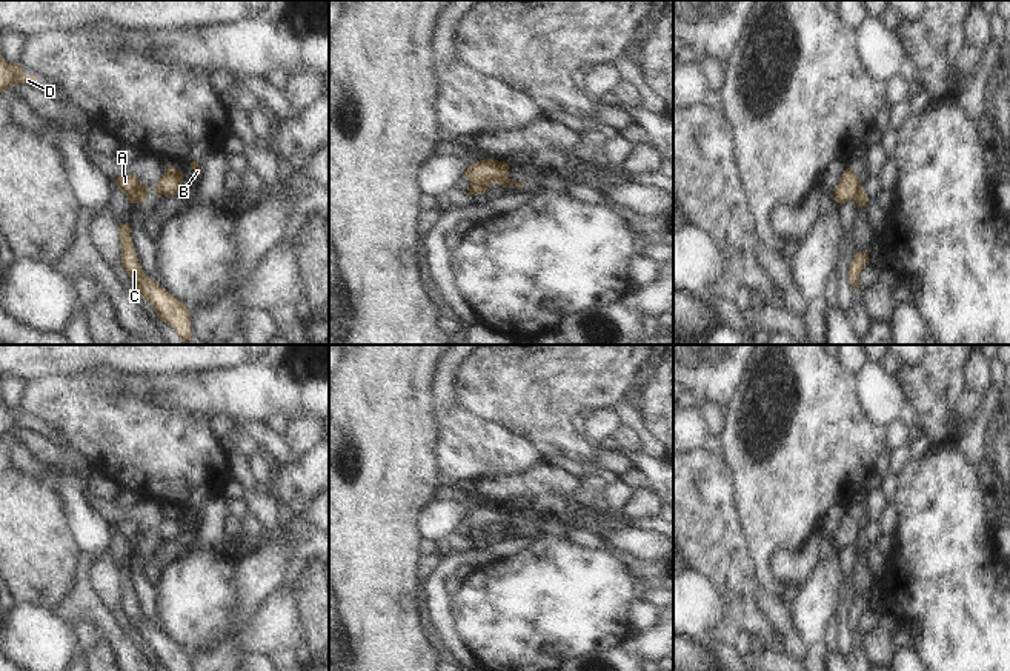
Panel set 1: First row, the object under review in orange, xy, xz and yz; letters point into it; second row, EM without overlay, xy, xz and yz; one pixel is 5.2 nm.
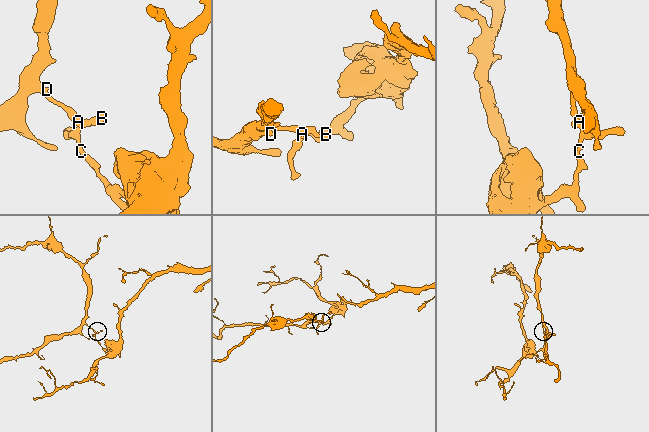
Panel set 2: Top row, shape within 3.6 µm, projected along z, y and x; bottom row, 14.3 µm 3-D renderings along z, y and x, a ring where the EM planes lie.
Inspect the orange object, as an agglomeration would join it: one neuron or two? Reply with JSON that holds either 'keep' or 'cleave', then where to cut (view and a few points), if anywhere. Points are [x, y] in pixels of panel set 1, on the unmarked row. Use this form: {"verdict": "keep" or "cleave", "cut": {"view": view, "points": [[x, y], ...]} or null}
{"verdict": "cleave", "cut": {"view": "xz", "points": [[486, 530], [471, 531]]}}

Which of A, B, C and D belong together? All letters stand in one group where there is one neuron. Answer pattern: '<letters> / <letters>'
A B D / C

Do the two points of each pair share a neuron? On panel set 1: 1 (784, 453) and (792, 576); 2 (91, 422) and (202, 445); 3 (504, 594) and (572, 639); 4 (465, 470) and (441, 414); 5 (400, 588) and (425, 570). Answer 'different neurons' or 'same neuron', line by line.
1: different neurons
2: same neuron
3: same neuron
4: same neuron
5: different neurons

